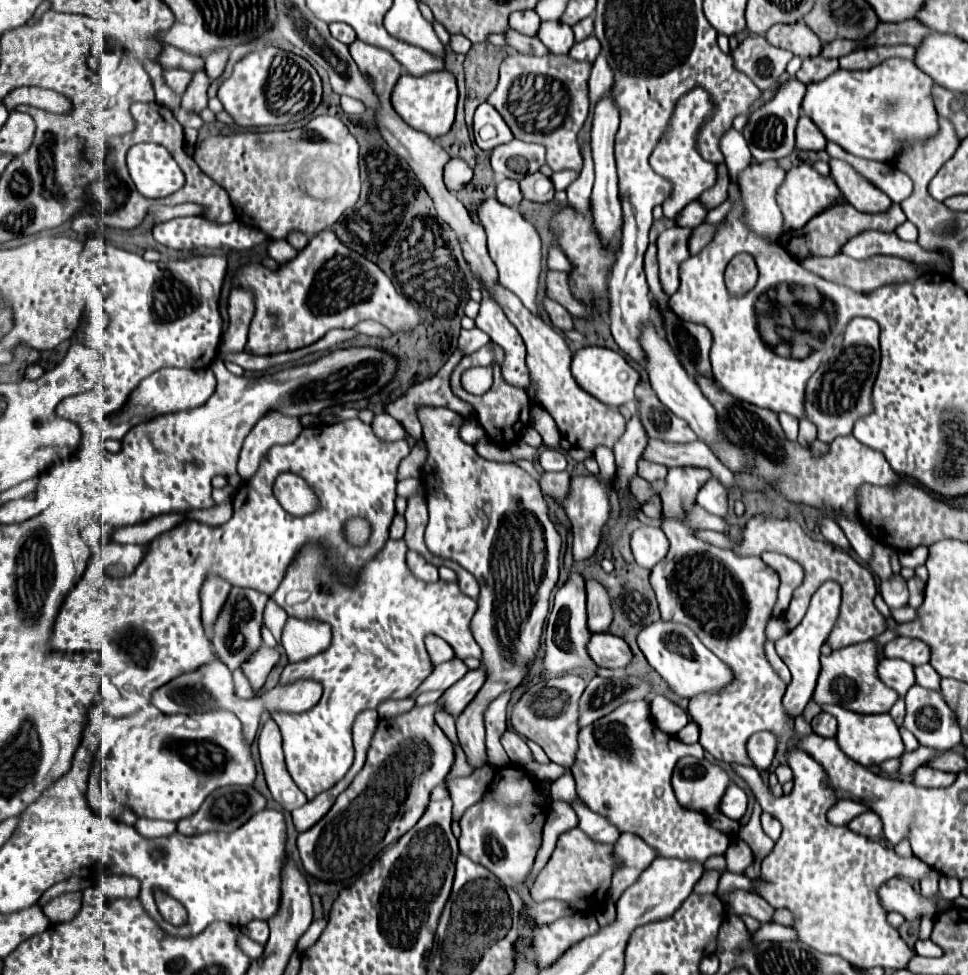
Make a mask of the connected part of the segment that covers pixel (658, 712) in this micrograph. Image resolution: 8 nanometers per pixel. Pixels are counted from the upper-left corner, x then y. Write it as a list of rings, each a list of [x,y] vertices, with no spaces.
[[[654,696],[650,706],[652,706],[654,724],[670,736],[674,736],[680,728],[688,724],[688,714],[680,706],[676,706],[672,700],[668,700],[666,696]]]

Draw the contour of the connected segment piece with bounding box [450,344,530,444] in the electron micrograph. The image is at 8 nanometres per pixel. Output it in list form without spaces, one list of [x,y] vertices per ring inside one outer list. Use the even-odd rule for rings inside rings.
[[[490,344],[482,346],[482,348],[480,348],[478,352],[474,352],[474,354],[464,356],[462,362],[456,366],[456,370],[454,370],[454,374],[452,374],[450,384],[452,384],[452,390],[454,390],[454,394],[456,394],[458,398],[462,398],[464,402],[470,402],[470,404],[474,406],[478,422],[482,424],[482,428],[486,430],[486,434],[488,434],[494,442],[498,442],[498,444],[508,444],[510,440],[516,440],[516,438],[520,436],[520,432],[522,432],[524,426],[528,426],[530,398],[528,398],[528,394],[526,394],[522,388],[512,386],[512,384],[506,384],[506,380],[502,380],[502,370],[500,370],[498,364],[494,364]],[[476,366],[492,366],[492,370],[494,370],[494,384],[492,384],[492,388],[490,388],[486,394],[482,394],[482,396],[472,396],[472,394],[468,394],[468,392],[462,388],[462,382],[460,382],[462,372],[468,370],[468,368],[476,368]]]

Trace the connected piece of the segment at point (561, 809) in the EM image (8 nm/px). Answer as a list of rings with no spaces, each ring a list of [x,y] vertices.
[[[556,800],[550,804],[548,808],[548,818],[546,818],[546,824],[544,824],[544,832],[542,832],[542,850],[538,852],[536,856],[536,862],[534,862],[534,868],[530,870],[530,873],[526,880],[526,885],[530,889],[538,876],[538,872],[544,868],[544,864],[550,860],[552,856],[552,850],[556,846],[556,840],[562,832],[574,828],[578,824],[578,818],[576,818],[576,812],[572,810],[572,806],[564,800]]]

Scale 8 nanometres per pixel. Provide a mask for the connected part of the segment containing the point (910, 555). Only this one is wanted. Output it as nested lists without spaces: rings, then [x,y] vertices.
[[[918,546],[918,548],[908,550],[908,552],[898,552],[900,566],[908,566],[908,568],[920,566],[926,558],[928,558],[928,546]]]

